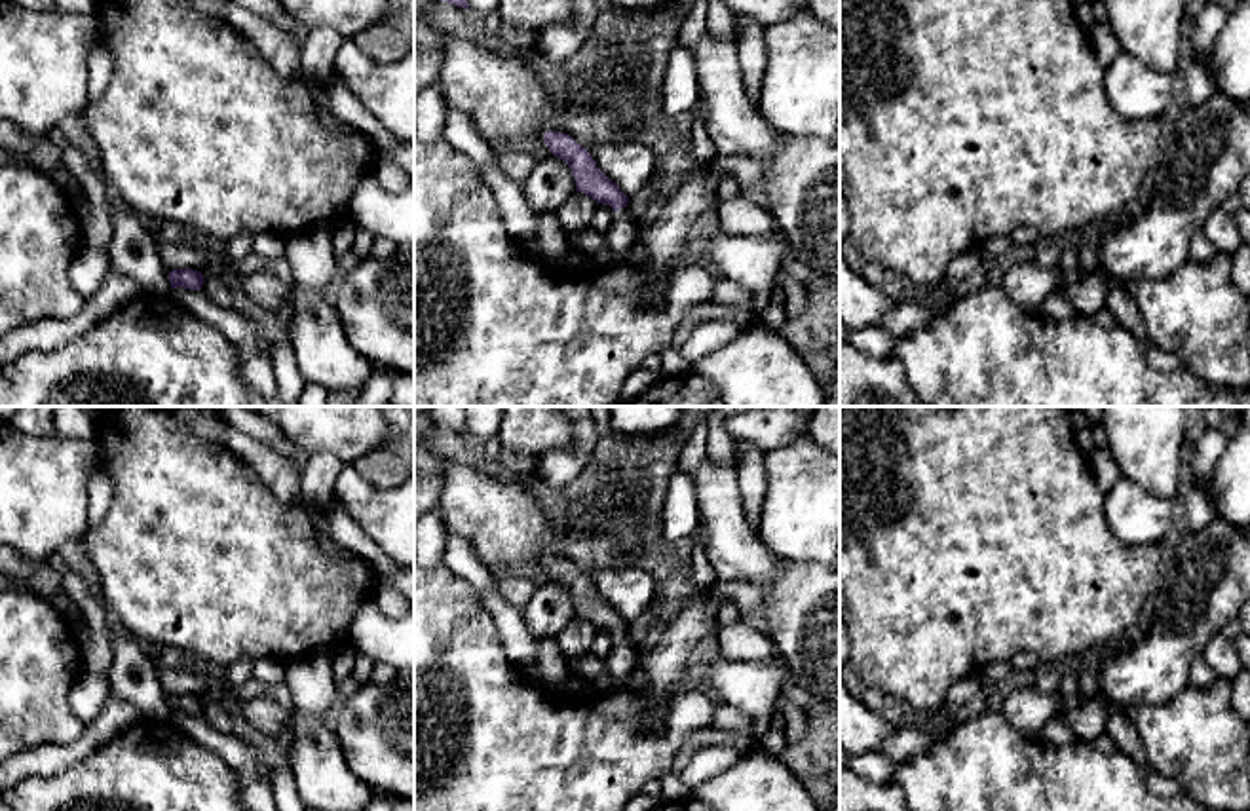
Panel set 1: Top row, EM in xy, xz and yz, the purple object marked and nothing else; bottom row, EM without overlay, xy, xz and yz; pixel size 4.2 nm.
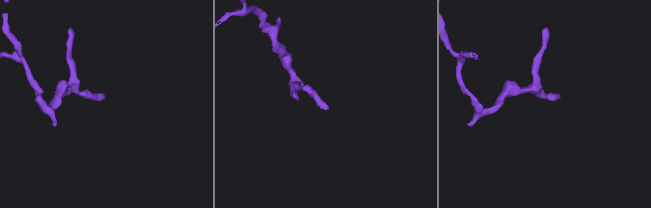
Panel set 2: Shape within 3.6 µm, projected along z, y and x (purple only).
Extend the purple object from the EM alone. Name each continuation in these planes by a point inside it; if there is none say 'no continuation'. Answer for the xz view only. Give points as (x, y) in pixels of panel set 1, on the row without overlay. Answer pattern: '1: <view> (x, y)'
1: xz (622, 661)

